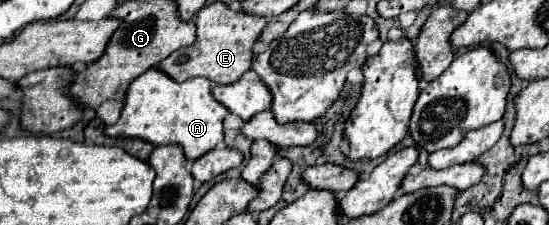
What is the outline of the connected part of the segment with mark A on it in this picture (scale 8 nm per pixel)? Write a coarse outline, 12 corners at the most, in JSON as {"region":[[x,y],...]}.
{"region":[[157,67],[127,91],[109,137],[181,145],[195,161],[223,141],[211,81]]}

